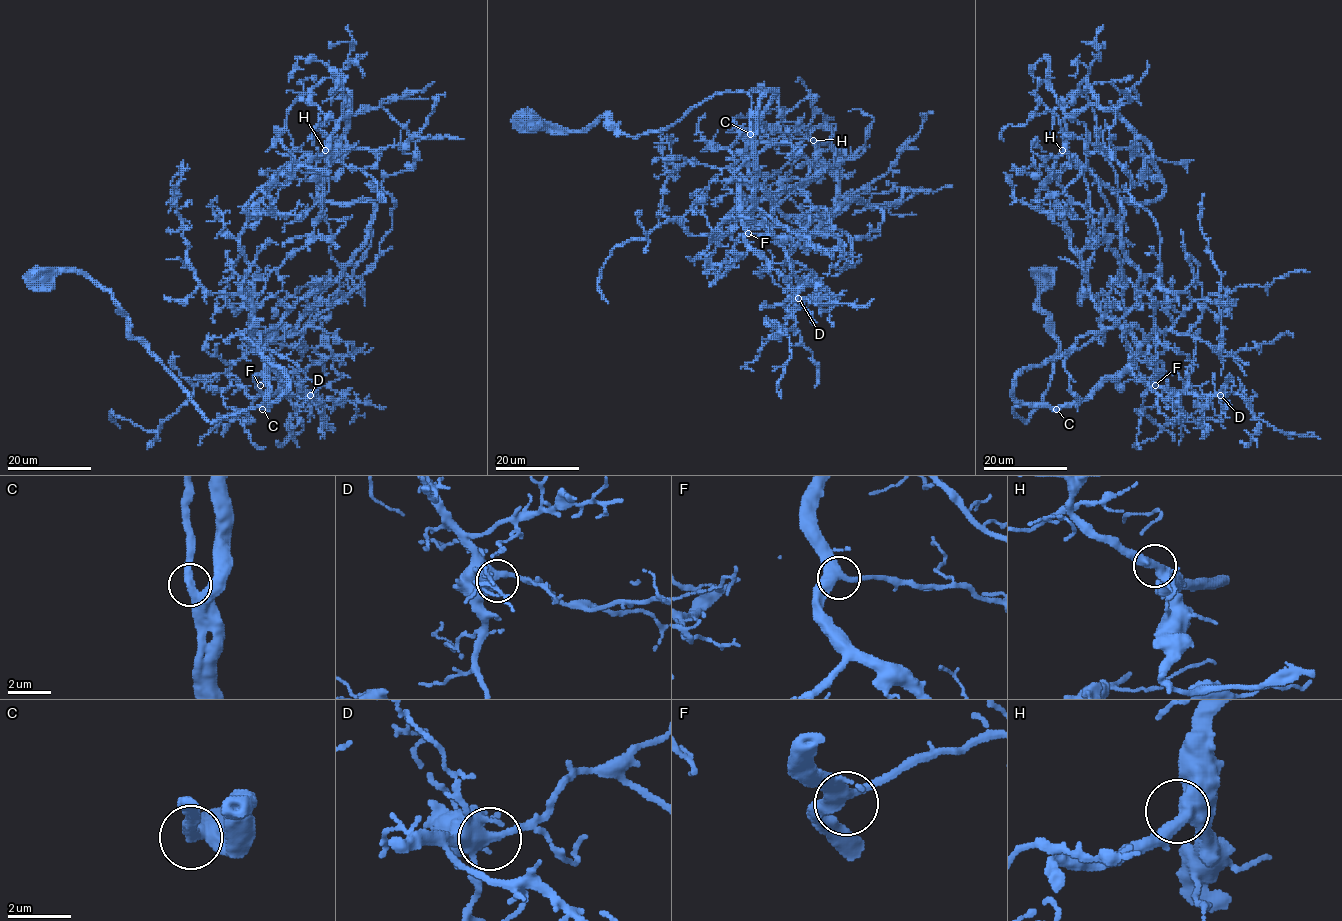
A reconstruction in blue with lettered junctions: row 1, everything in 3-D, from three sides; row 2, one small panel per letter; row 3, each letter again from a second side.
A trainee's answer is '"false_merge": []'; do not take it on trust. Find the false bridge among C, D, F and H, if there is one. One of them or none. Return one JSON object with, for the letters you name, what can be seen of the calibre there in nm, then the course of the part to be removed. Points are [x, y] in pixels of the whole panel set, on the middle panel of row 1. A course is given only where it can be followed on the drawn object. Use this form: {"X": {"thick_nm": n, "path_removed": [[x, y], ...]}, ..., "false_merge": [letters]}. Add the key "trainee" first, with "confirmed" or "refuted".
{"trainee": "confirmed", "false_merge": []}

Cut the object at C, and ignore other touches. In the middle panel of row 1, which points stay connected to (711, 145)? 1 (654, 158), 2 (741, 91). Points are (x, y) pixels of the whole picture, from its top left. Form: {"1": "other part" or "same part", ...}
{"1": "same part", "2": "other part"}

